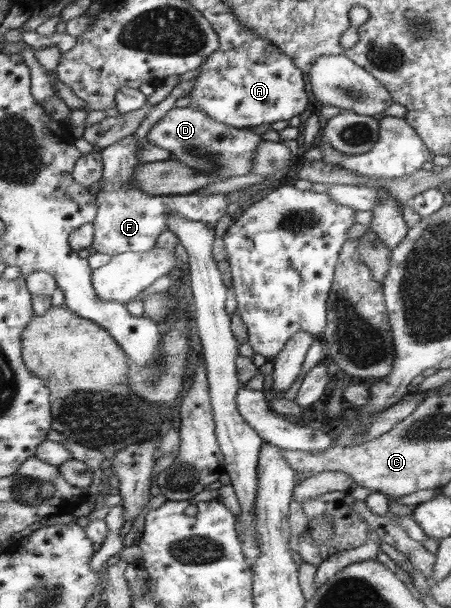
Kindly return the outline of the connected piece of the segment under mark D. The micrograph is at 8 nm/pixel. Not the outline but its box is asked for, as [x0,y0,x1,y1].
[147,106,264,182]

